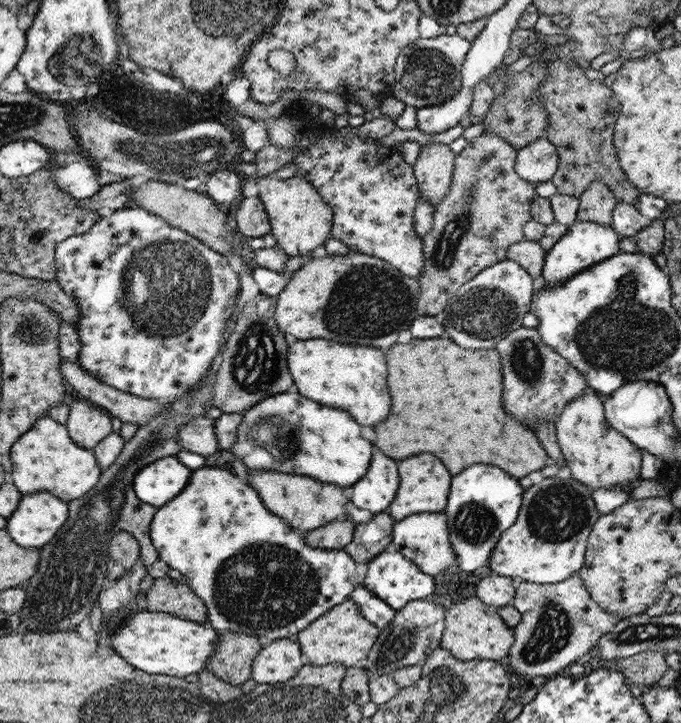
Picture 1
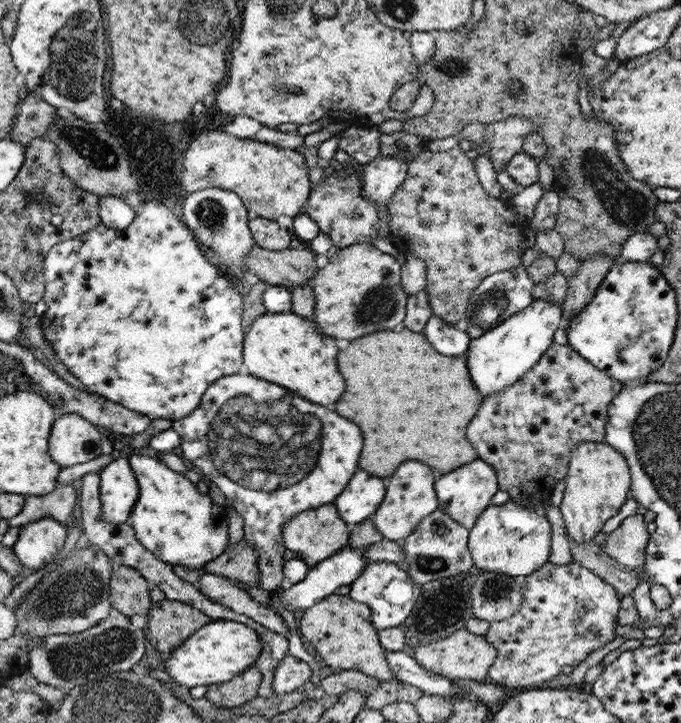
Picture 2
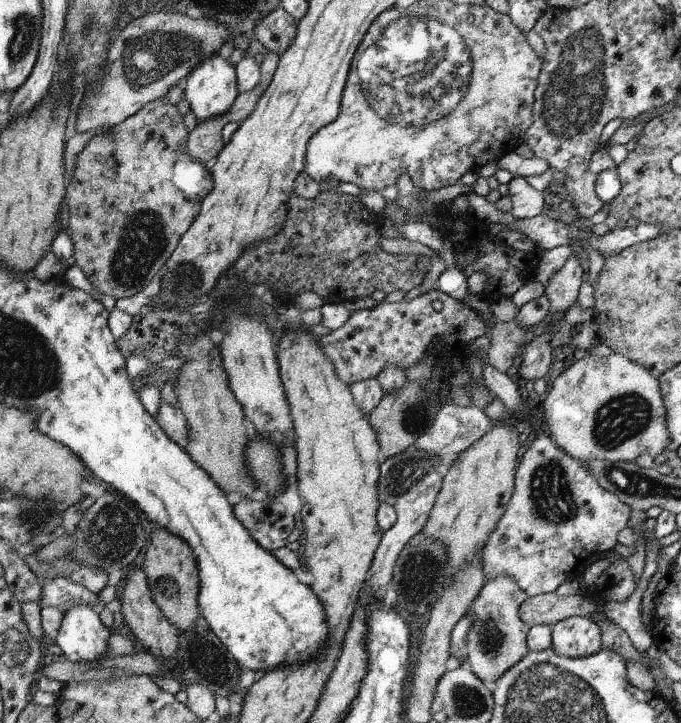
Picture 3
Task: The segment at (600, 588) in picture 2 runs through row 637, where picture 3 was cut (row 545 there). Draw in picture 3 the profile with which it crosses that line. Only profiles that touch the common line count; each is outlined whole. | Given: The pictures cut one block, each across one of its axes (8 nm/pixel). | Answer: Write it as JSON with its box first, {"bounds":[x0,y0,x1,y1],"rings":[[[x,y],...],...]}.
{"bounds":[481,431,632,597],"rings":[[[541,431],[520,460],[506,512],[481,552],[483,580],[510,576],[528,597],[555,592],[560,584],[578,578],[590,564],[600,560],[605,551],[613,552],[620,530],[630,520],[630,512],[632,508],[596,482],[588,464],[580,464]]]}

